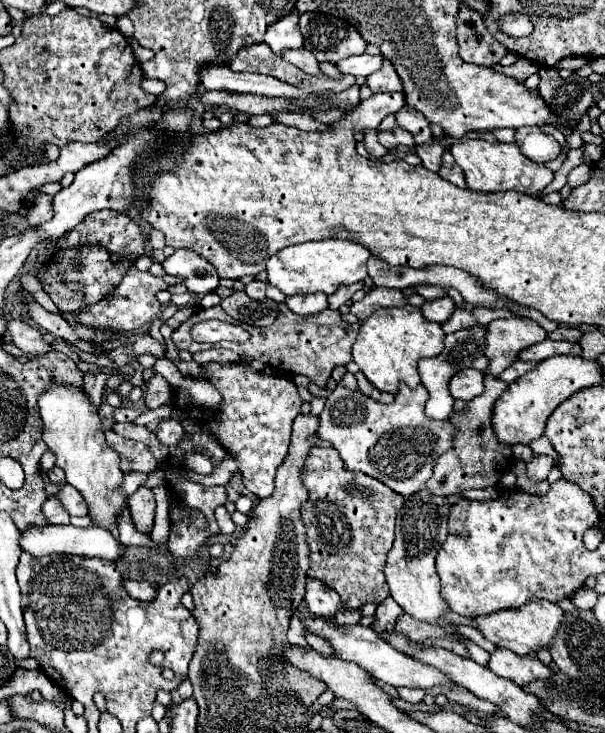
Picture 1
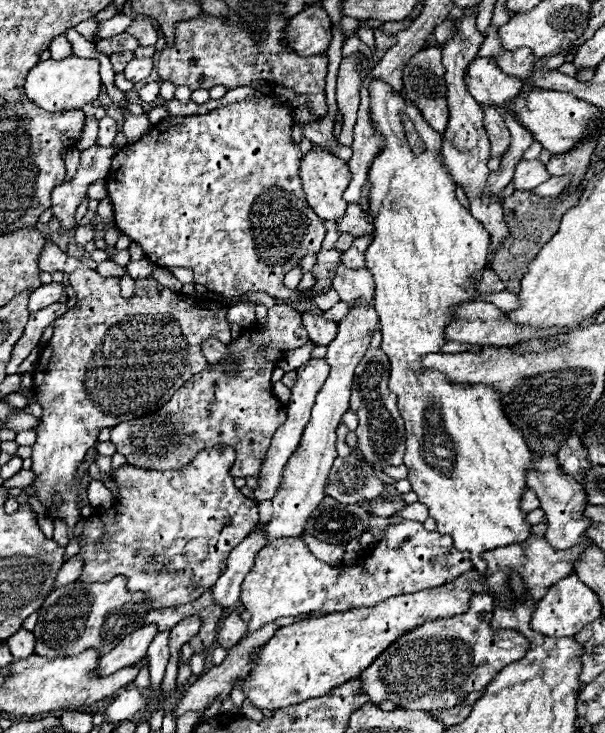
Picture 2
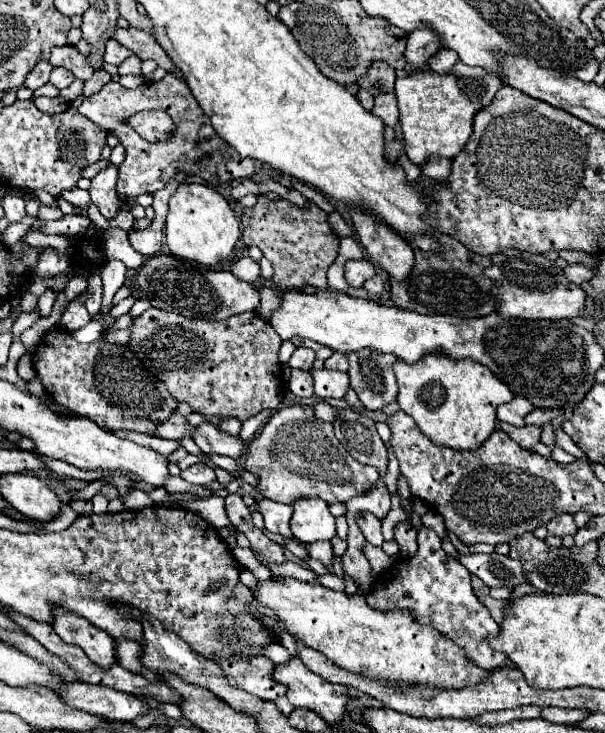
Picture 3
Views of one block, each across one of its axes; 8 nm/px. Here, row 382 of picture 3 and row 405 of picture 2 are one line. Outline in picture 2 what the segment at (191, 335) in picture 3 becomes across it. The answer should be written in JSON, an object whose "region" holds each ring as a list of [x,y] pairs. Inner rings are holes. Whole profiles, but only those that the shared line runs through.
{"region":[[[276,304],[268,310],[268,316],[256,328],[246,330],[230,344],[220,340],[208,340],[204,344],[204,356],[213,368],[194,374],[184,388],[180,388],[160,412],[140,420],[128,420],[112,428],[112,442],[118,452],[126,456],[130,466],[138,468],[184,468],[190,464],[200,448],[212,444],[232,444],[236,448],[236,464],[232,466],[234,478],[258,476],[262,456],[266,454],[274,432],[286,422],[286,410],[282,402],[272,394],[270,374],[278,360],[288,352],[304,346],[308,334],[302,328],[300,312],[290,304]],[[232,354],[240,360],[238,369],[223,370],[216,364]]]}

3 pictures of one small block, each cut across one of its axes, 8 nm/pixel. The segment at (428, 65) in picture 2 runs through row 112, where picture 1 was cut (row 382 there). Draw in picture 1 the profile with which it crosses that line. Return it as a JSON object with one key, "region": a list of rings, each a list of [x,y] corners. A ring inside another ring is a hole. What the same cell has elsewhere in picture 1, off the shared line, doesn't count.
{"region":[[[476,324],[472,328],[464,328],[464,330],[458,330],[454,334],[448,334],[444,338],[444,354],[442,356],[420,360],[418,370],[420,370],[422,386],[430,392],[430,398],[426,402],[426,414],[428,414],[428,418],[436,418],[436,420],[448,420],[450,418],[454,398],[448,392],[448,382],[450,382],[450,378],[458,370],[470,368],[472,362],[484,354],[484,348],[486,348],[486,326]]]}

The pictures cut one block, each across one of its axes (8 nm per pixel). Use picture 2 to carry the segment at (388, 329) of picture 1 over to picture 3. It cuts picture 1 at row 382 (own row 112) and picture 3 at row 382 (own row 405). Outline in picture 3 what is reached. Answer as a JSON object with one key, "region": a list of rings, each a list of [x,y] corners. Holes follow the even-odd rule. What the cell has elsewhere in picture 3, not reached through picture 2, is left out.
{"region":[[[428,354],[416,364],[402,360],[394,362],[394,374],[398,378],[400,408],[414,418],[416,426],[436,446],[452,450],[476,450],[480,442],[486,442],[496,430],[496,408],[514,398],[508,386],[504,386],[486,366],[476,362],[452,362],[442,354]]]}

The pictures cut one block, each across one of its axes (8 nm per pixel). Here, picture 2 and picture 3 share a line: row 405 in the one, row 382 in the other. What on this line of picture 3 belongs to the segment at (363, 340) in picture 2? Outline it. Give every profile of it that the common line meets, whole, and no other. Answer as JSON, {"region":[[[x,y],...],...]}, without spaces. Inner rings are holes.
{"region":[[[322,368],[322,370],[312,370],[312,376],[314,376],[314,394],[322,400],[344,398],[350,388],[346,372],[334,372]]]}

